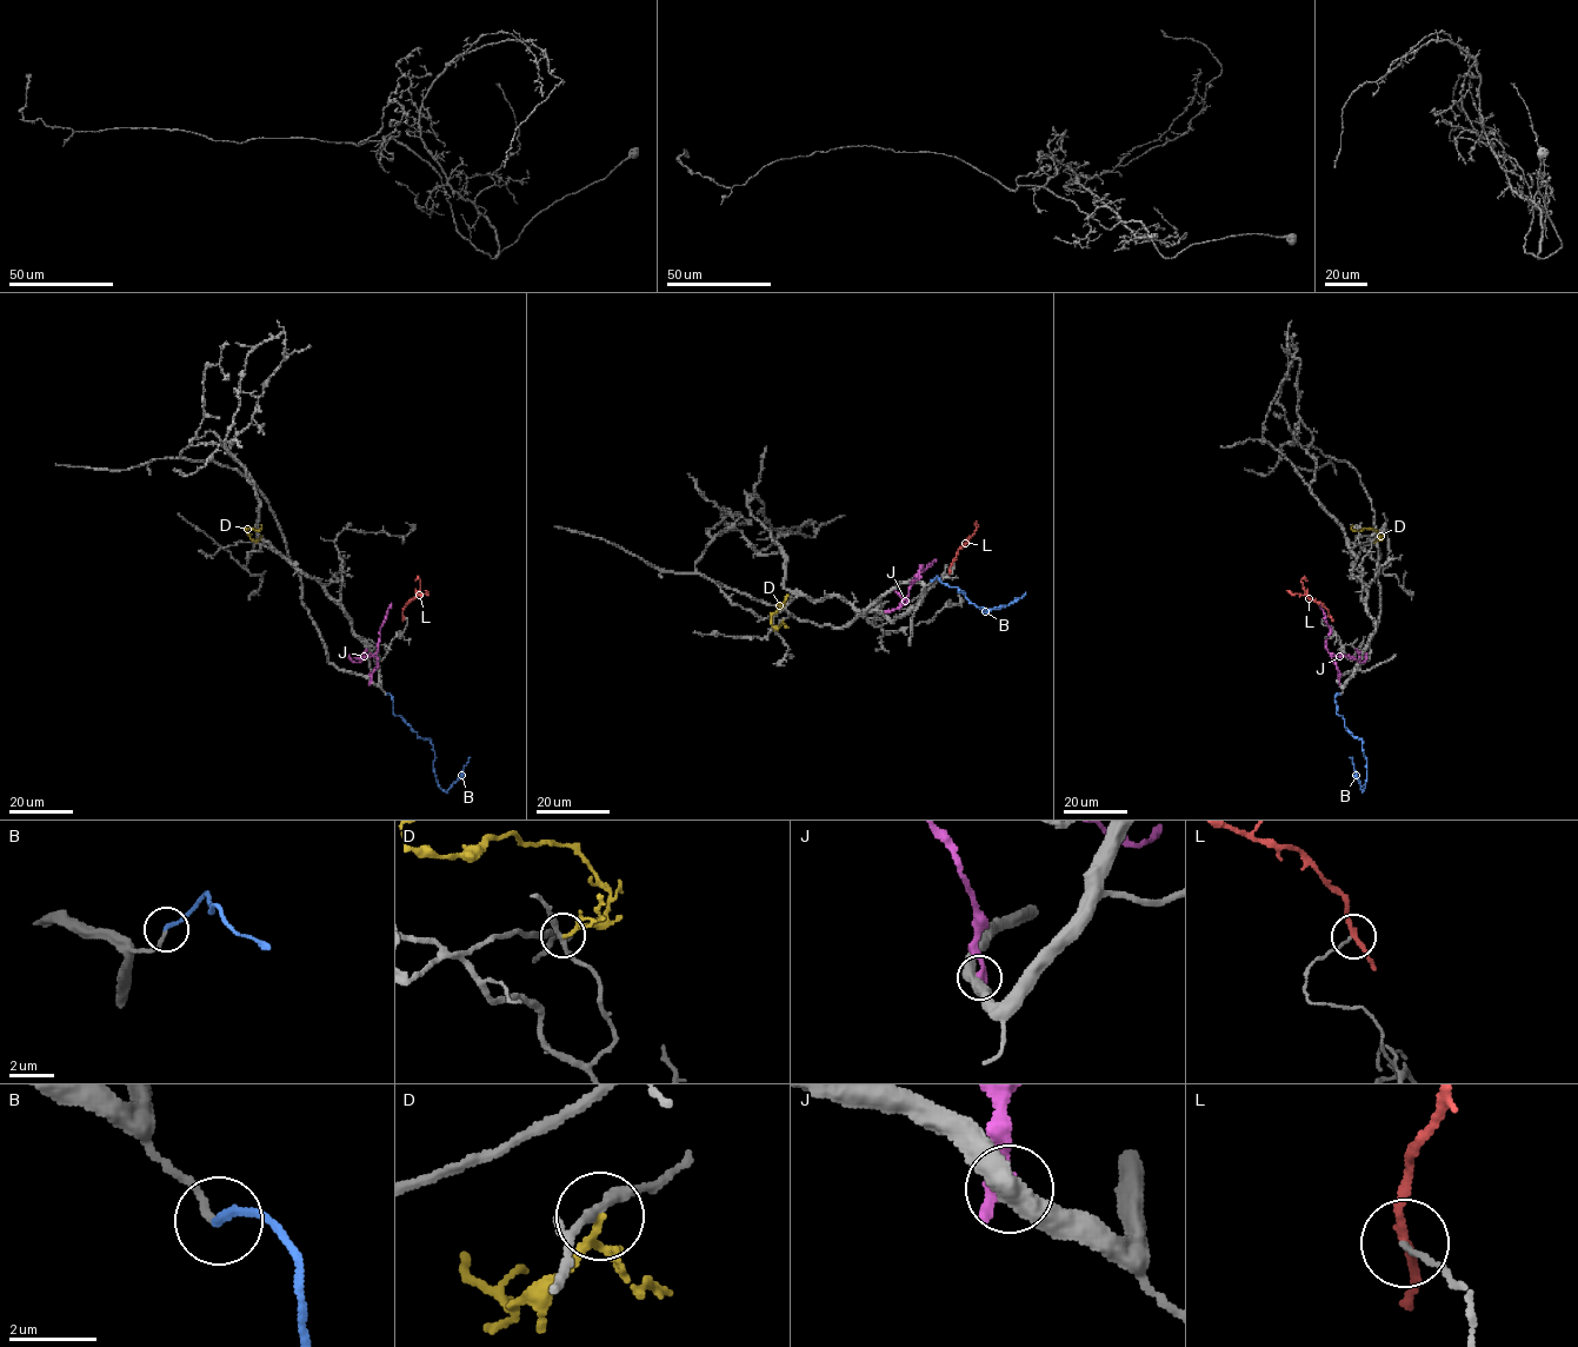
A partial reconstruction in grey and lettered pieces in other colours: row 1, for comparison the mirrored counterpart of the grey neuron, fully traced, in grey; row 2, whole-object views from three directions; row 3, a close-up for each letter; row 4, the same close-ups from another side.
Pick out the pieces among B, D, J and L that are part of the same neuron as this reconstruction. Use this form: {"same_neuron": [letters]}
{"same_neuron": ["B"]}

